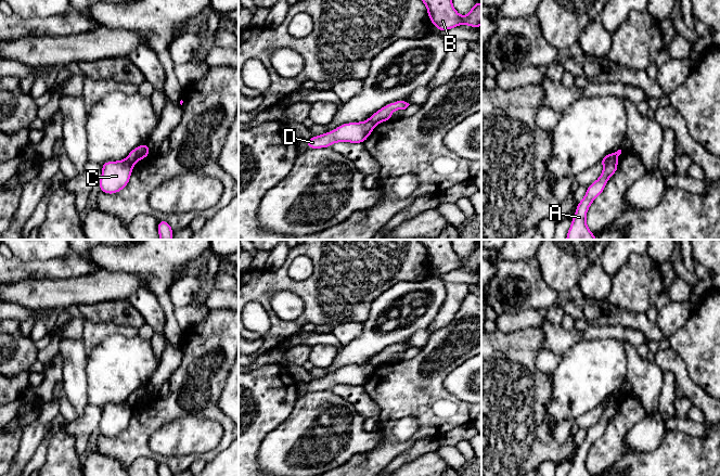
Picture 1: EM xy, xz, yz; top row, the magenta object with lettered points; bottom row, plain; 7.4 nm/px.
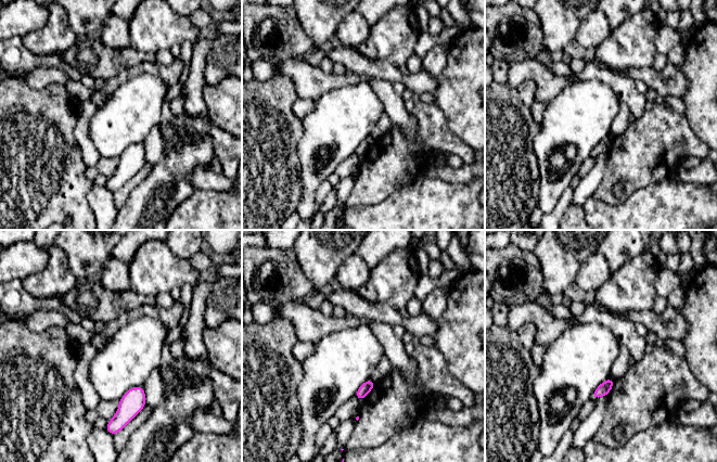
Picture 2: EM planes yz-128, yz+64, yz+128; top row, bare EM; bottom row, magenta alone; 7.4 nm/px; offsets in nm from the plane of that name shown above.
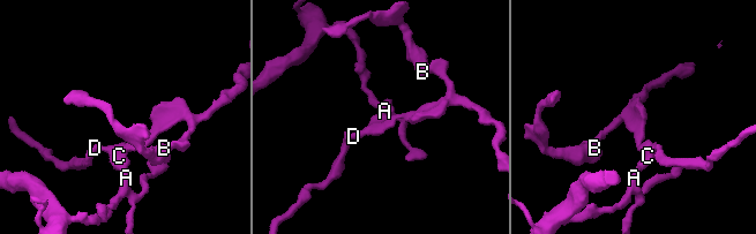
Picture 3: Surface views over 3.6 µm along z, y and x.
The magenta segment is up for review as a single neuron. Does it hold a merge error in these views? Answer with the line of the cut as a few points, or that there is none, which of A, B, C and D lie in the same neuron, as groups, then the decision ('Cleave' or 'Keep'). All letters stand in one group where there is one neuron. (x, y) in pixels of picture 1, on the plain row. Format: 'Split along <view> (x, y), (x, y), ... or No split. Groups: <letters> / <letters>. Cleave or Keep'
Split along xy (126, 401), (132, 408). Groups: A C D / B. Cleave

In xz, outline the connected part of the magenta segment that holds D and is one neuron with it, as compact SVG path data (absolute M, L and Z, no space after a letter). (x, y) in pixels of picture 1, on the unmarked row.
M369 362L361 365L348 365L338 369L332 375L325 375L312 379L306 385L308 391L330 390L334 385L363 386L374 372L373 365Z

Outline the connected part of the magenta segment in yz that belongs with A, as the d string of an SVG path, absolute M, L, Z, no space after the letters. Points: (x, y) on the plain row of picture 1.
M621 393L613 396L604 407L604 412L600 421L587 429L587 437L577 448L577 453L567 476L592 476L587 469L587 454L591 446L604 434L607 423L617 414L617 401L620 397Z

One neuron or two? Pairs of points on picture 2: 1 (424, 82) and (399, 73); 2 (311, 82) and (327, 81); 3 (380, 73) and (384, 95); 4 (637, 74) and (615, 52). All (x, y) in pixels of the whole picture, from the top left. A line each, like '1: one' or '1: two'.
1: one
2: one
3: two
4: two

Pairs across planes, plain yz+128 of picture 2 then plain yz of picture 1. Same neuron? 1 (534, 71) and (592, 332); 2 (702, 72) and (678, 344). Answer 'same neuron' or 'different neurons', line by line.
1: same neuron
2: same neuron

